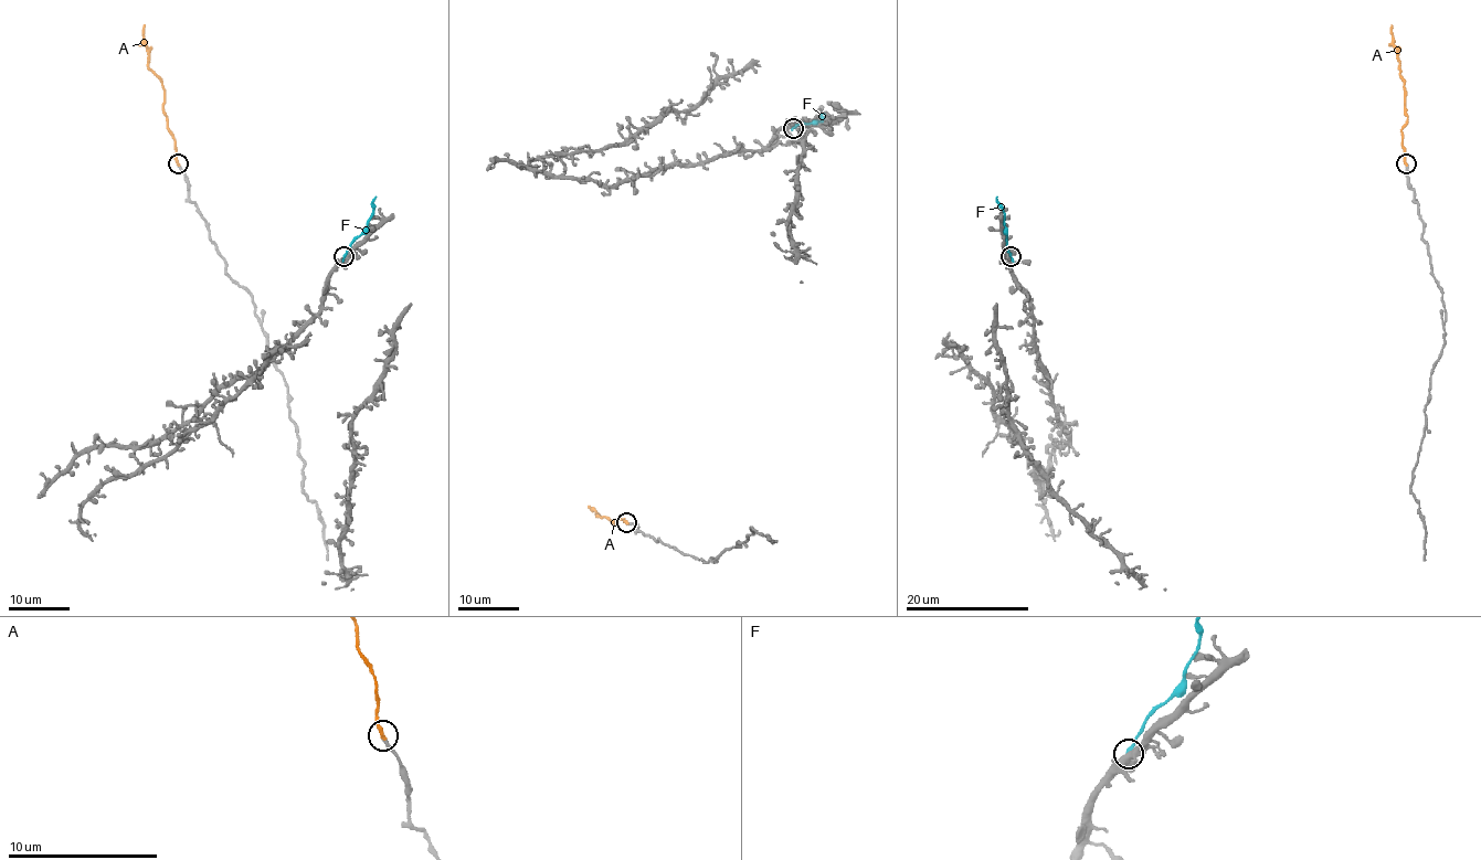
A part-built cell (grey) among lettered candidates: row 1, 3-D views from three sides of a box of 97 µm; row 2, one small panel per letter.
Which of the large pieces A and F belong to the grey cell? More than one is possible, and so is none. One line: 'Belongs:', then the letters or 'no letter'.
Belongs: A

